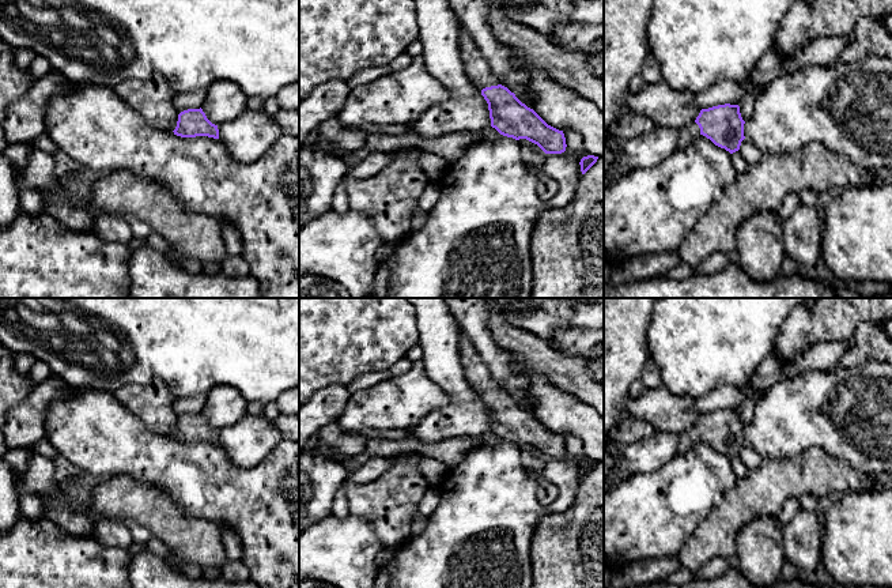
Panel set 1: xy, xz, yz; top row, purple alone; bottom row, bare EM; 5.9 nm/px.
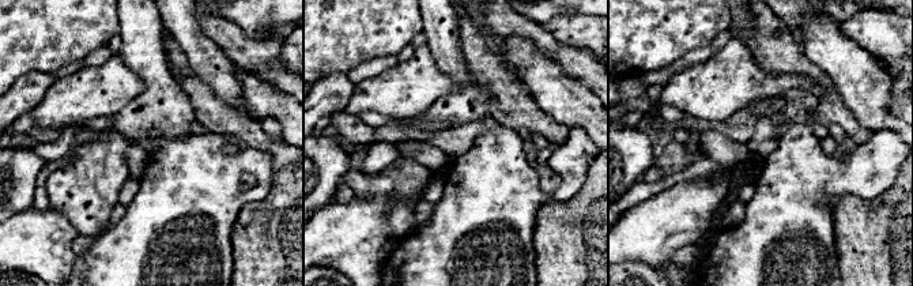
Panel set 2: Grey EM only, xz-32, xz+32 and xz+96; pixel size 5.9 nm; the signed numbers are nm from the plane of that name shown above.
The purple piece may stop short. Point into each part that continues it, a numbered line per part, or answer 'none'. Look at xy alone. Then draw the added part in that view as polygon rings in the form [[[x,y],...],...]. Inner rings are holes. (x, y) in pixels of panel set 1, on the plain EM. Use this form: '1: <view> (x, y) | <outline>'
none

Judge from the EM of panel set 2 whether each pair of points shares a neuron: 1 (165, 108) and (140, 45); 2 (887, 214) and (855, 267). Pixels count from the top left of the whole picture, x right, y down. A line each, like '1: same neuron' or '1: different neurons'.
1: same neuron
2: same neuron

